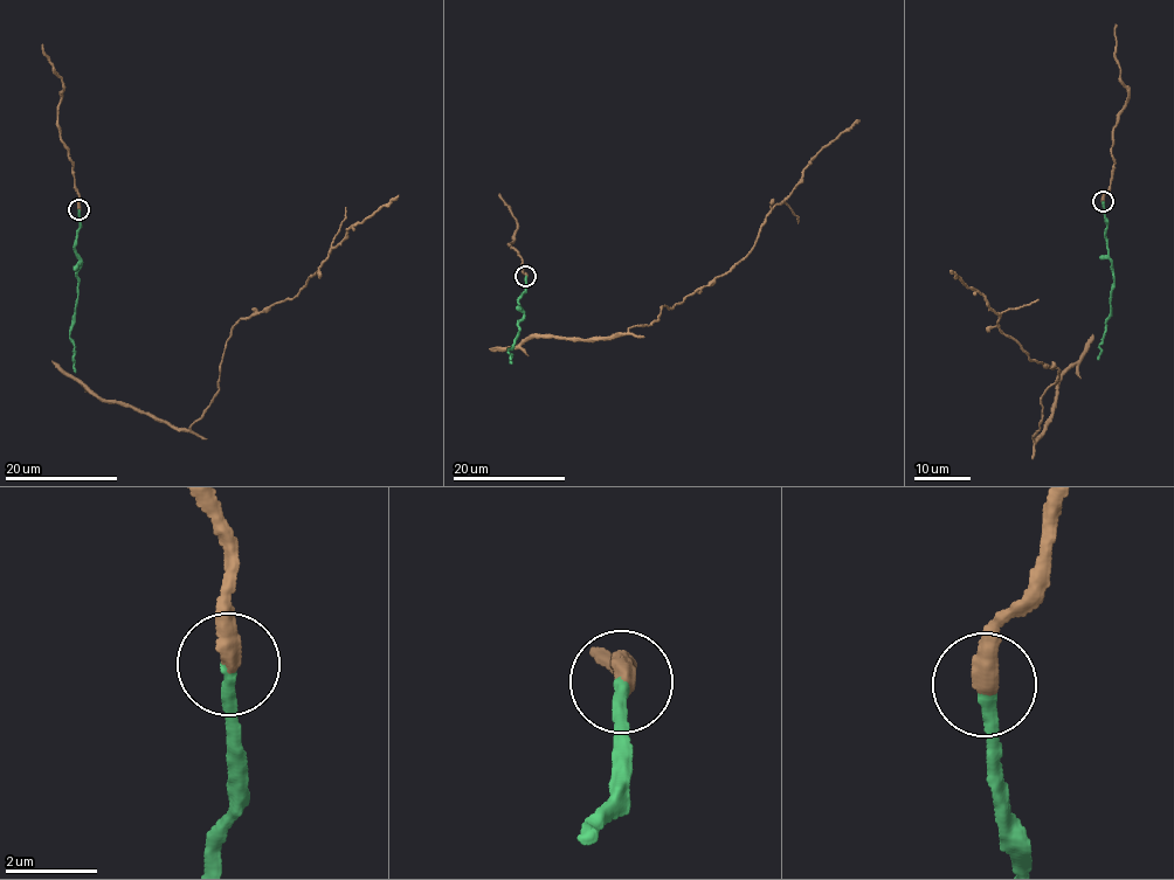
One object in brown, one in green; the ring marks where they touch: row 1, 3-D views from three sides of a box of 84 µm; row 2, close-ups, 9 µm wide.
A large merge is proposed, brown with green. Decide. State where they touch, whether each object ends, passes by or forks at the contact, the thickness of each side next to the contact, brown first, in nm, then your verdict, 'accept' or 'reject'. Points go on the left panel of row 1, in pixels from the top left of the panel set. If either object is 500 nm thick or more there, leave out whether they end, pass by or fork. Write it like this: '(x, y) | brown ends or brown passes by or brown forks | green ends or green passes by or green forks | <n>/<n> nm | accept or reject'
(78, 209) | brown ends | green ends | 460/280 nm | reject

